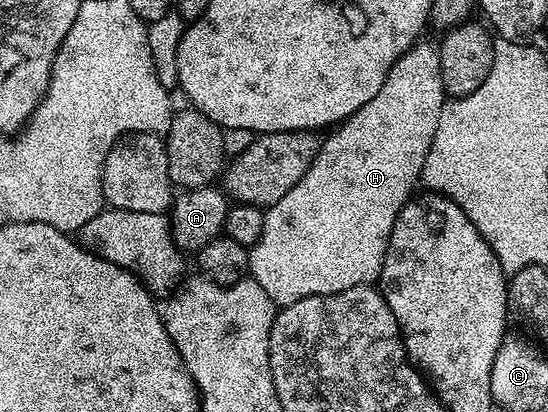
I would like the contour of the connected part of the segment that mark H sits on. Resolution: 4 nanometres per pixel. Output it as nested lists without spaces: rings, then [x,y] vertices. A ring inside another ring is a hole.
[[[425,41],[415,43],[392,65],[376,97],[349,115],[337,129],[331,130],[327,139],[321,140],[308,173],[304,173],[304,177],[300,177],[300,181],[280,197],[280,201],[265,208],[260,241],[249,248],[248,275],[268,293],[278,309],[304,297],[331,295],[344,289],[377,284],[394,222],[419,186],[424,157],[428,157],[428,149],[432,149],[440,109],[447,98],[438,47]]]

